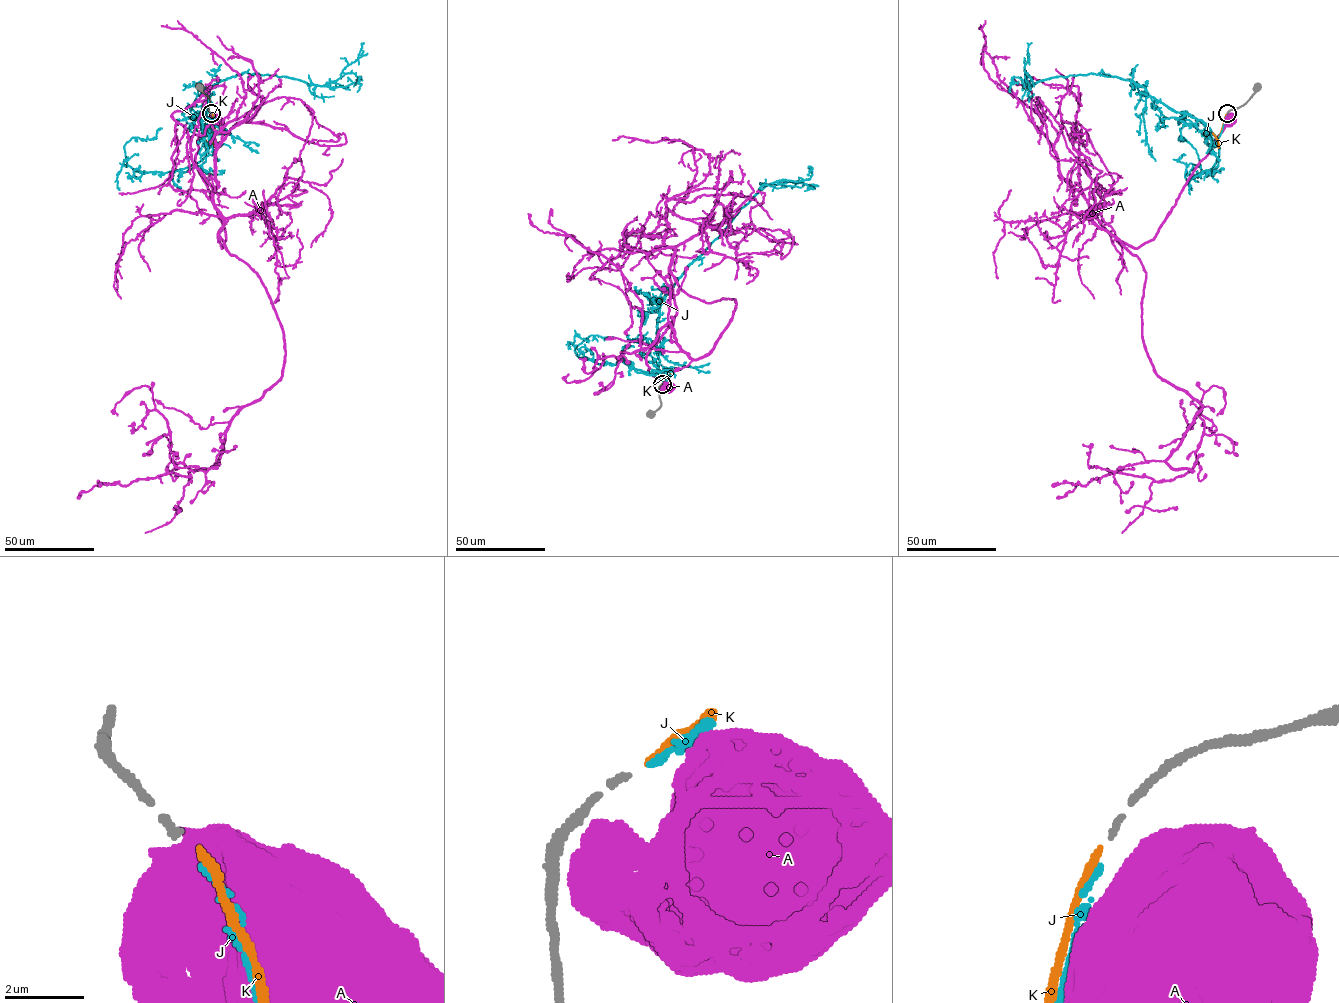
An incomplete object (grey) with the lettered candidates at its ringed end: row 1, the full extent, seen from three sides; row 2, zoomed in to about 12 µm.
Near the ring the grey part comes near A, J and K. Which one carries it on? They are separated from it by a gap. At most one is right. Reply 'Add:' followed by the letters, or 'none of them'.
Add: J

